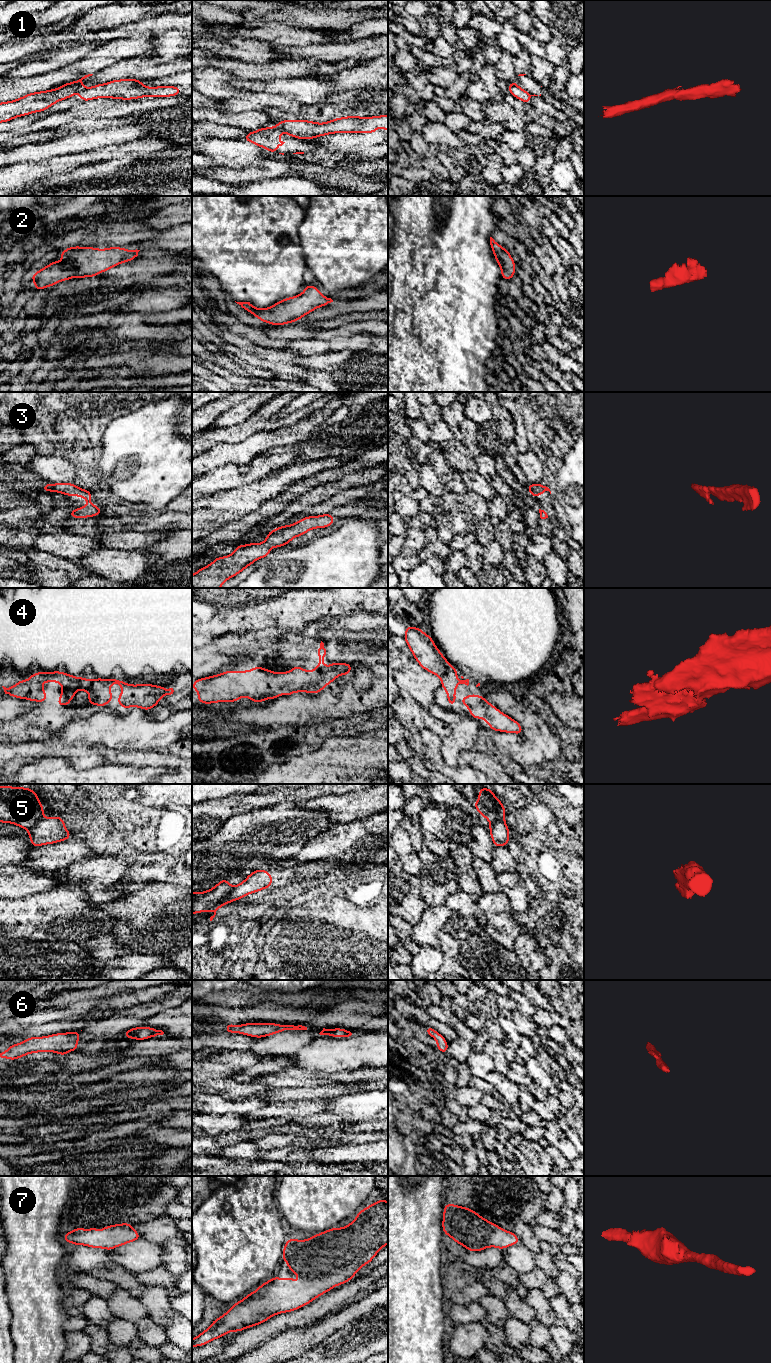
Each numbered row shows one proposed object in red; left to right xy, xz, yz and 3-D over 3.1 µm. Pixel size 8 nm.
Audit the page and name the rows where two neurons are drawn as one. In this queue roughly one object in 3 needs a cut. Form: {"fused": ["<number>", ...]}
{"fused": ["1", "5"]}

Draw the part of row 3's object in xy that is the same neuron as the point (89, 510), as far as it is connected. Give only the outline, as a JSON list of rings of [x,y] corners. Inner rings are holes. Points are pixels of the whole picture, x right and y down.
[[[57,483],[57,484],[45,484],[42,486],[41,491],[60,492],[65,496],[75,495],[77,497],[84,497],[87,501],[85,507],[70,510],[70,518],[88,518],[91,516],[100,516],[101,508],[99,506],[92,505],[90,503],[92,492],[76,487],[73,483]]]

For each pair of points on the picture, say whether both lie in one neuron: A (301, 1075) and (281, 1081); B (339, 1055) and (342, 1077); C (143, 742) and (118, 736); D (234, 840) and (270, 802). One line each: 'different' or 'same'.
A: same
B: different
C: same
D: different

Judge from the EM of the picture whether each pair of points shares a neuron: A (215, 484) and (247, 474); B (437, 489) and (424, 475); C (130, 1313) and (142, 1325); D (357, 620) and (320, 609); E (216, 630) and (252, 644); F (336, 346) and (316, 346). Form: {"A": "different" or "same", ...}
{"A": "same", "B": "same", "C": "different", "D": "different", "E": "different", "F": "same"}

